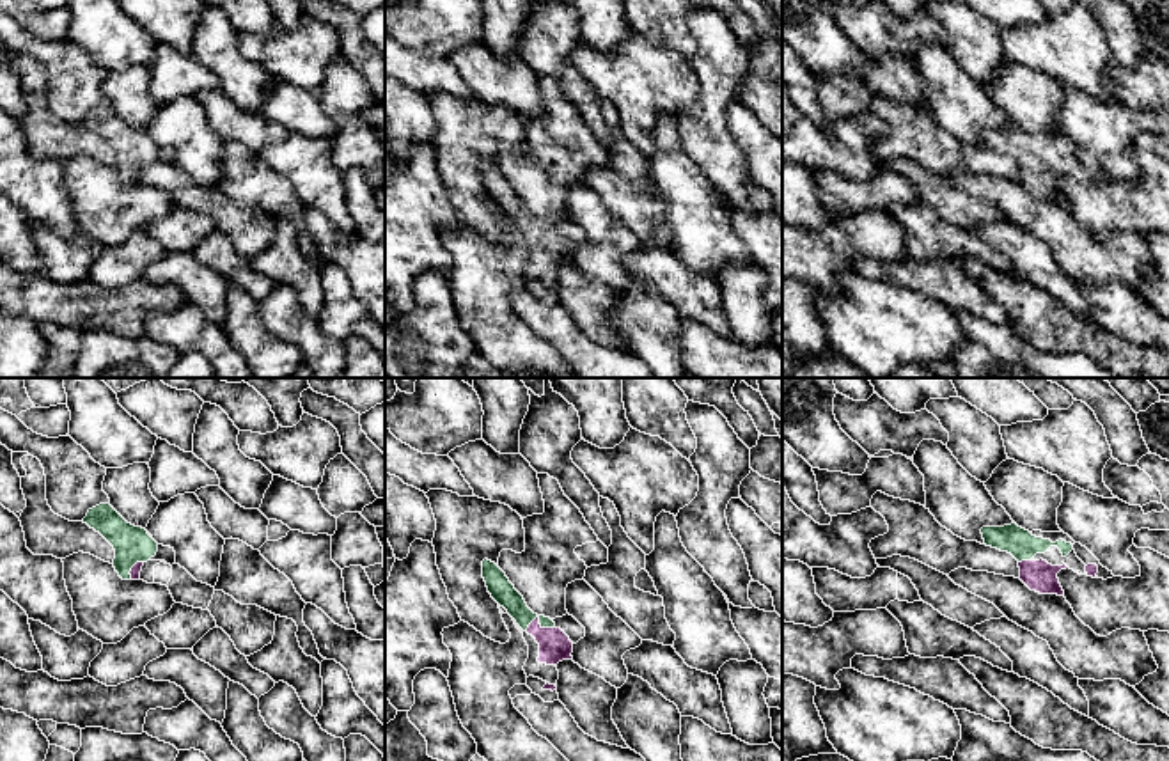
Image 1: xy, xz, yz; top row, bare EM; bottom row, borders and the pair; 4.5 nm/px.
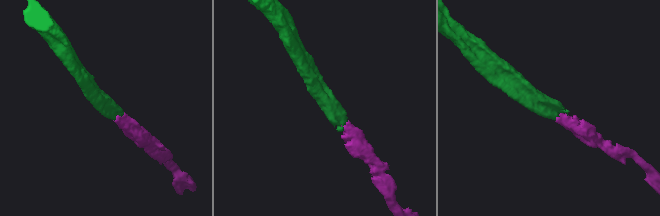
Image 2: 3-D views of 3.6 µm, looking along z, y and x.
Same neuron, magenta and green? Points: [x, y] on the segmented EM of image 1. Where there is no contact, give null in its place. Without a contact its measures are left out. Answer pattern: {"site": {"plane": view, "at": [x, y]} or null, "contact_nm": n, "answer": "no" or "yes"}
{"site": {"plane": "xz", "at": [538, 621]}, "contact_nm": 140, "answer": "yes"}

